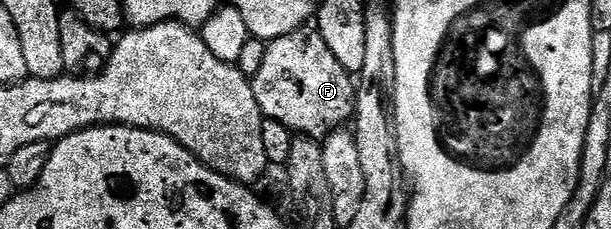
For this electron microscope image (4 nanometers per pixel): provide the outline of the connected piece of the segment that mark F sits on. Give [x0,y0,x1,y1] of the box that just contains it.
[252,26,356,142]

